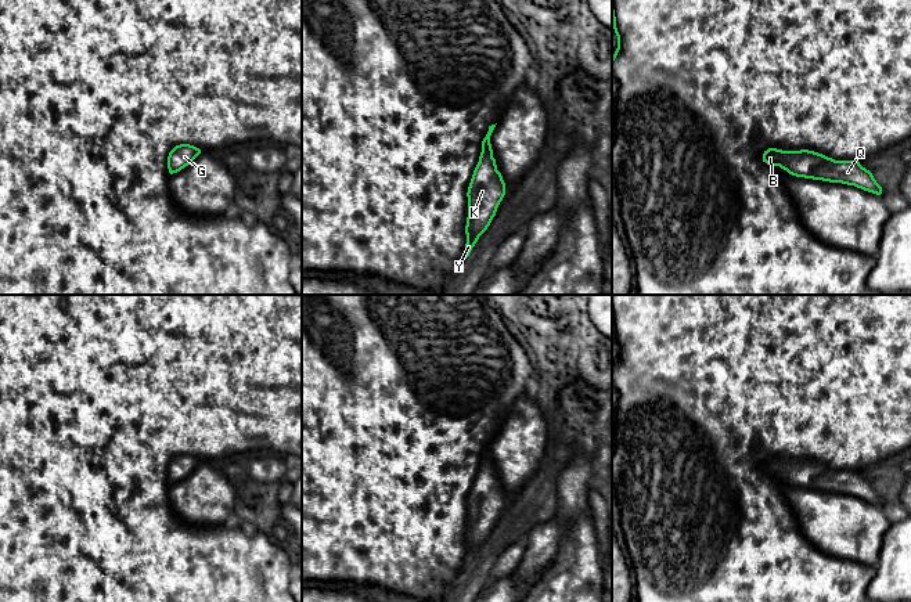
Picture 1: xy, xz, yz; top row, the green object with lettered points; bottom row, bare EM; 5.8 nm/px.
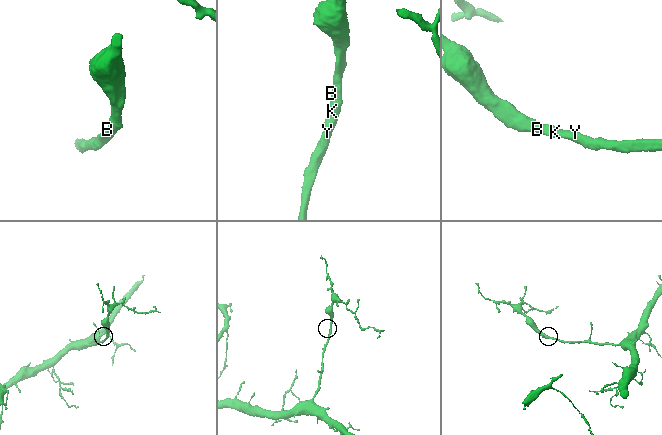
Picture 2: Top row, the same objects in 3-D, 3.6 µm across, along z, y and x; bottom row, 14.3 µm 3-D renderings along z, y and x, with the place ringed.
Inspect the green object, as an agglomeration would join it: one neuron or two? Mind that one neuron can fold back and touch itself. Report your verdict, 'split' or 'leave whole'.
leave whole

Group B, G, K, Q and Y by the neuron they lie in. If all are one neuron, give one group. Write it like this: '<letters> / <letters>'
B G K Q Y

